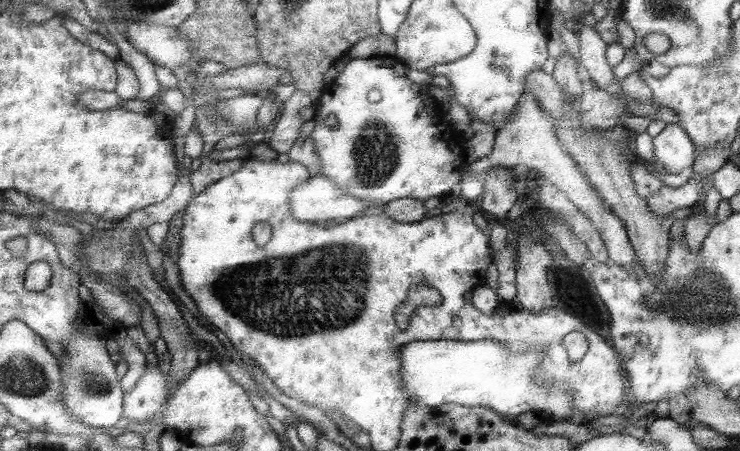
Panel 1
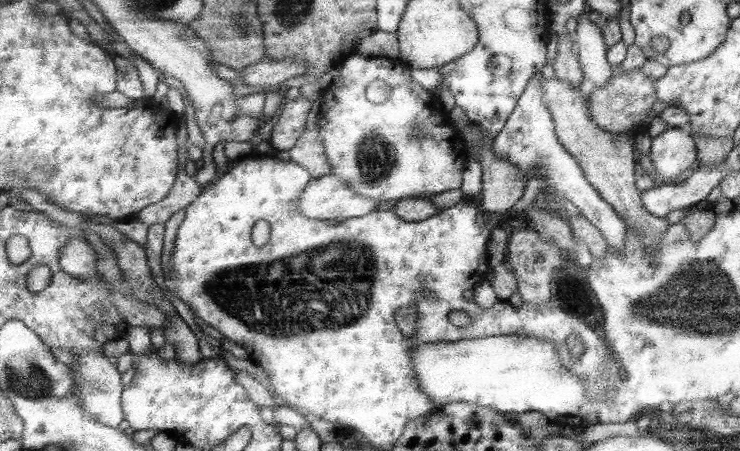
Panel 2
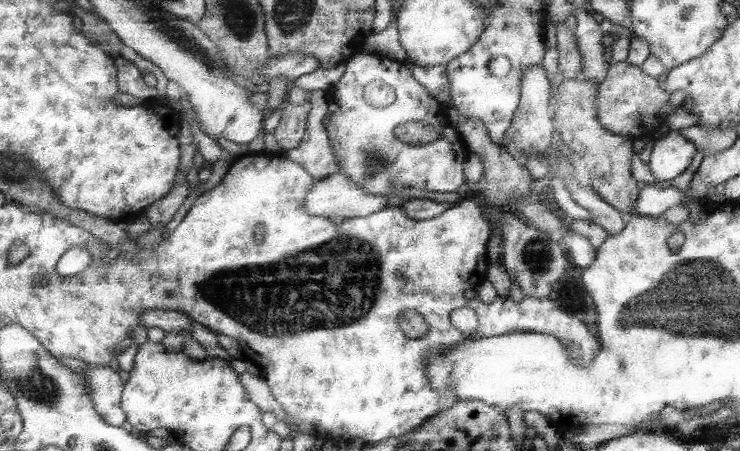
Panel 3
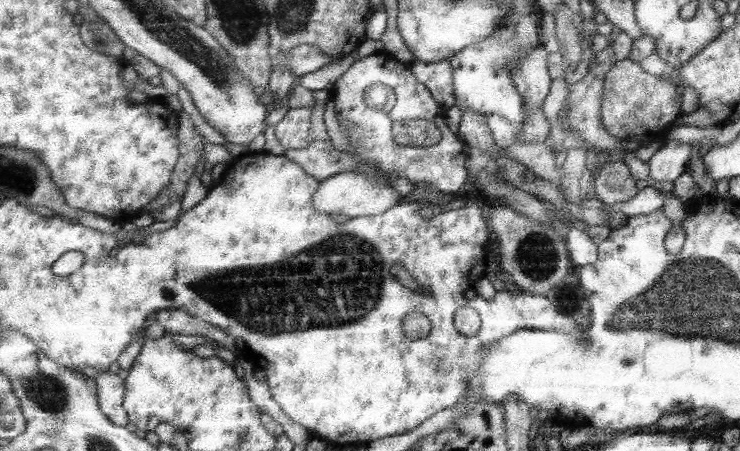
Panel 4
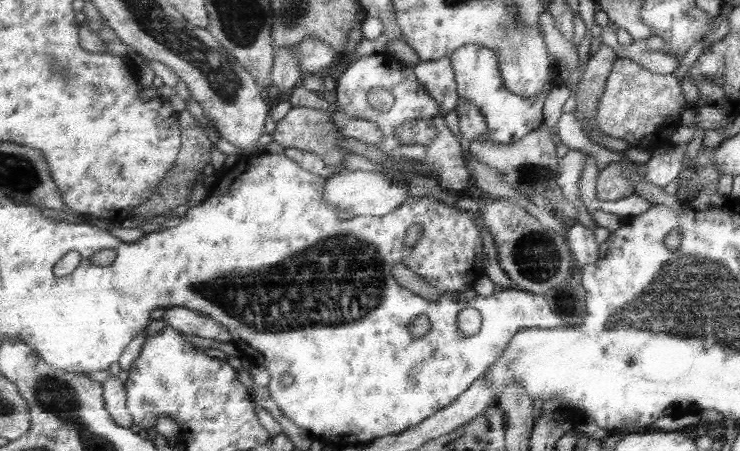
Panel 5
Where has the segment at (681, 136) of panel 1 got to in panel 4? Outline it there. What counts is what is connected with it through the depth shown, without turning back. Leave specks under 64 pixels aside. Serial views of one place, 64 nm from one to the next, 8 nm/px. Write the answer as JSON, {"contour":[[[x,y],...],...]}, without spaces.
{"contour":[[[667,140],[649,160],[653,182],[673,182],[677,180],[689,166],[693,154],[691,144],[683,144],[677,140]]]}

